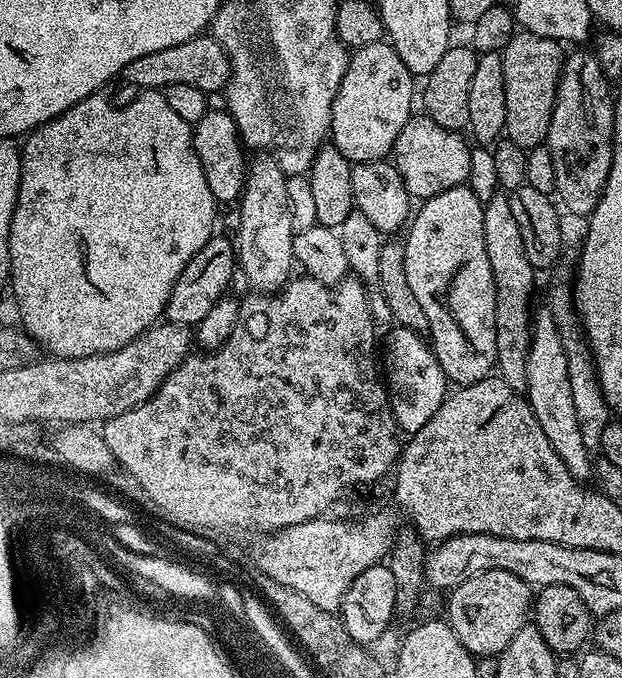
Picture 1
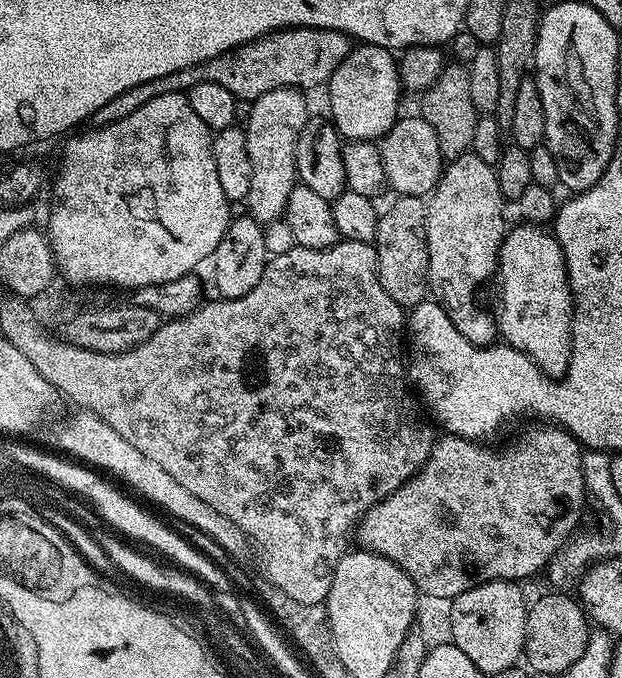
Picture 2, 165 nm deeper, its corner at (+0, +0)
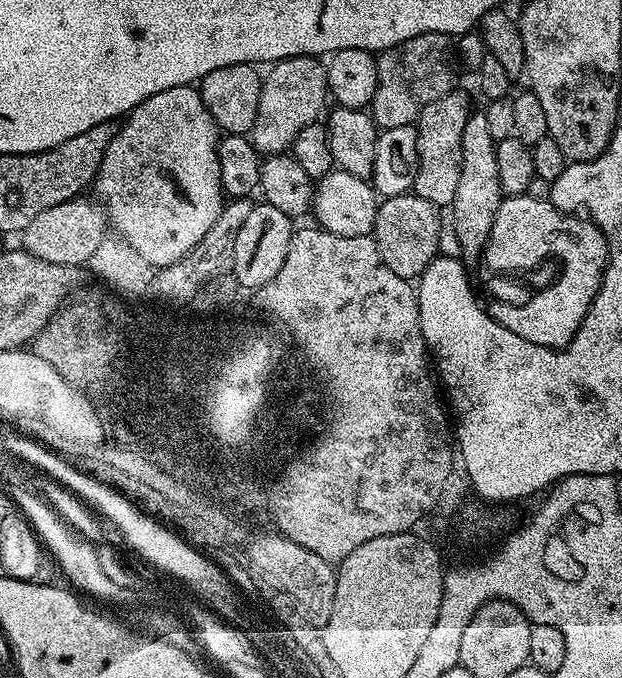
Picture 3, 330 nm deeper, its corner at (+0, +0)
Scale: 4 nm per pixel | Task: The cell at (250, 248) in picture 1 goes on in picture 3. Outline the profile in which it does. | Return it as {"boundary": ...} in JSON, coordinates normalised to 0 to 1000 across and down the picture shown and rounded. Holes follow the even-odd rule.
{"boundary":[[[474,83],[445,88],[429,106],[418,125],[415,174],[408,174],[402,205],[420,227],[457,227],[468,220],[473,204],[479,204],[479,192],[516,176],[521,146],[526,149],[531,142],[527,102],[506,83]]]}

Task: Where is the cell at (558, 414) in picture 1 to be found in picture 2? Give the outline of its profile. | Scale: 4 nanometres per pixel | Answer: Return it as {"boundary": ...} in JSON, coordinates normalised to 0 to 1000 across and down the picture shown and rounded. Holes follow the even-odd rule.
{"boundary":[[[836,327],[831,336],[818,335],[810,344],[810,355],[804,358],[804,382],[801,385],[801,414],[804,413],[804,460],[801,459],[801,490],[807,497],[809,506],[818,507],[820,512],[830,513],[850,525],[876,549],[879,555],[889,558],[904,558],[913,550],[916,528],[920,527],[920,429],[913,420],[913,400],[907,376],[900,367],[892,347],[873,335],[847,327]]]}

